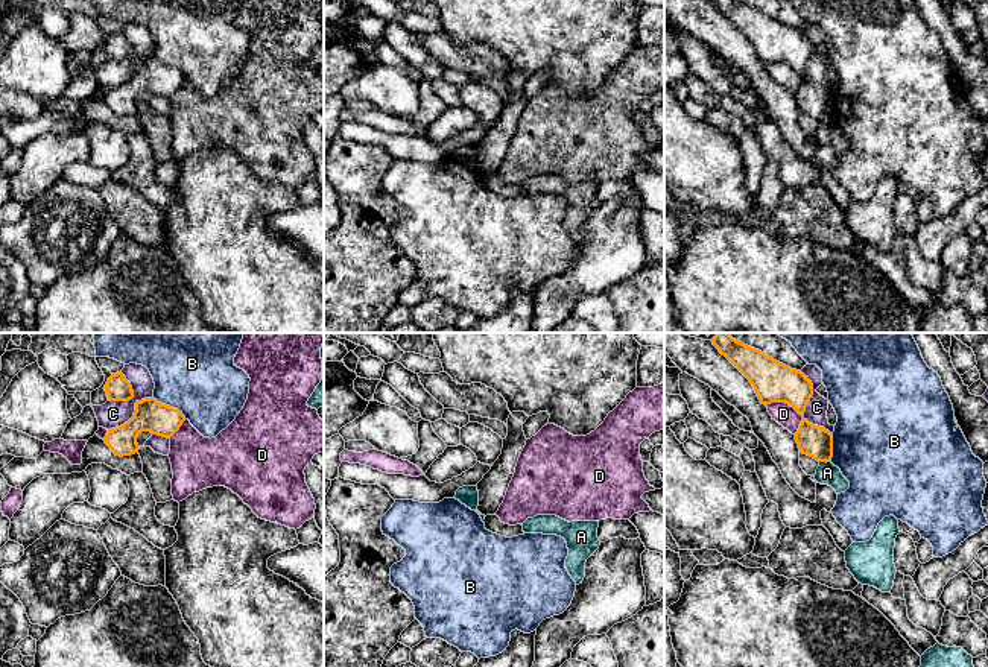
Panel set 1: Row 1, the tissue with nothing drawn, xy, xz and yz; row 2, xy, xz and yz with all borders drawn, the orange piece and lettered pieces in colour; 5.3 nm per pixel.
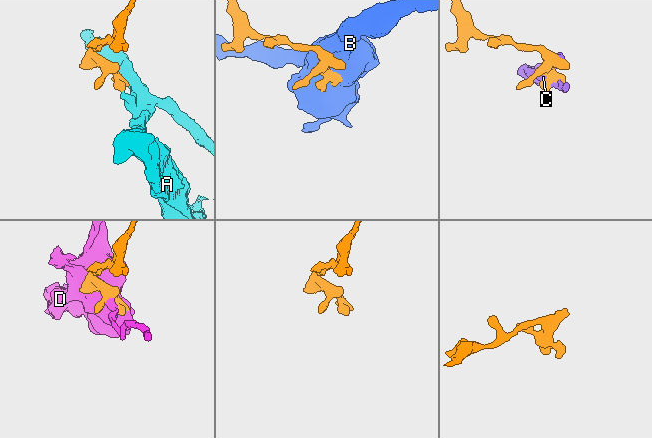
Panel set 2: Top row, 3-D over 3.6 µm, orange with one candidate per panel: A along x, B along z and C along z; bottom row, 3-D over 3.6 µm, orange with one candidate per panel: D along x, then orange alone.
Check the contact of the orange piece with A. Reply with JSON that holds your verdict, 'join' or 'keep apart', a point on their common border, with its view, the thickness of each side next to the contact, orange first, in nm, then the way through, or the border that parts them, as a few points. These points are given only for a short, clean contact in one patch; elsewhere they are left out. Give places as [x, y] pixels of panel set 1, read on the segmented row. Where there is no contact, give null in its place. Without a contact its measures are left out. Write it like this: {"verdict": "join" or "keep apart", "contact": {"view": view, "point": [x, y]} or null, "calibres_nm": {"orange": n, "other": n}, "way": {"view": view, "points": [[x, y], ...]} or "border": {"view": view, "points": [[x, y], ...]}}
{"verdict": "keep apart", "contact": {"view": "yz", "point": [826, 461]}, "calibres_nm": {"orange": 160, "other": 110}, "border": {"view": "yz", "points": [[820, 461], [830, 462]]}}

